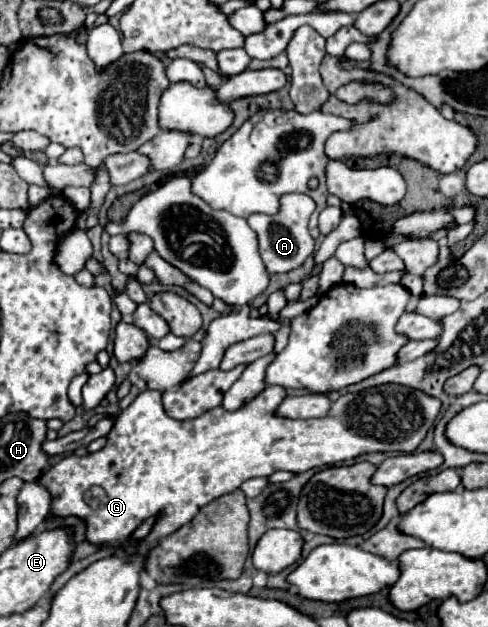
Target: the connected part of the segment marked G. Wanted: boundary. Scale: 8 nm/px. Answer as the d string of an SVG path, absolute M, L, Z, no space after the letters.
M383 384L381 388L377 386L377 390L363 394L343 394L333 402L325 418L311 420L277 416L281 400L283 388L267 386L239 410L227 412L223 408L213 408L213 412L203 412L193 420L179 422L165 414L159 392L141 392L129 408L119 412L107 436L105 448L87 456L65 456L39 478L39 482L53 496L51 512L57 516L73 514L83 518L87 522L87 540L93 544L127 542L131 532L147 516L157 516L151 534L143 540L153 546L163 536L187 524L205 504L237 490L249 478L271 476L277 470L289 470L295 474L307 472L311 468L353 460L367 452L413 452L423 442L441 410L441 400L435 396L425 396L425 392L417 392L415 388L405 388L401 384Z

